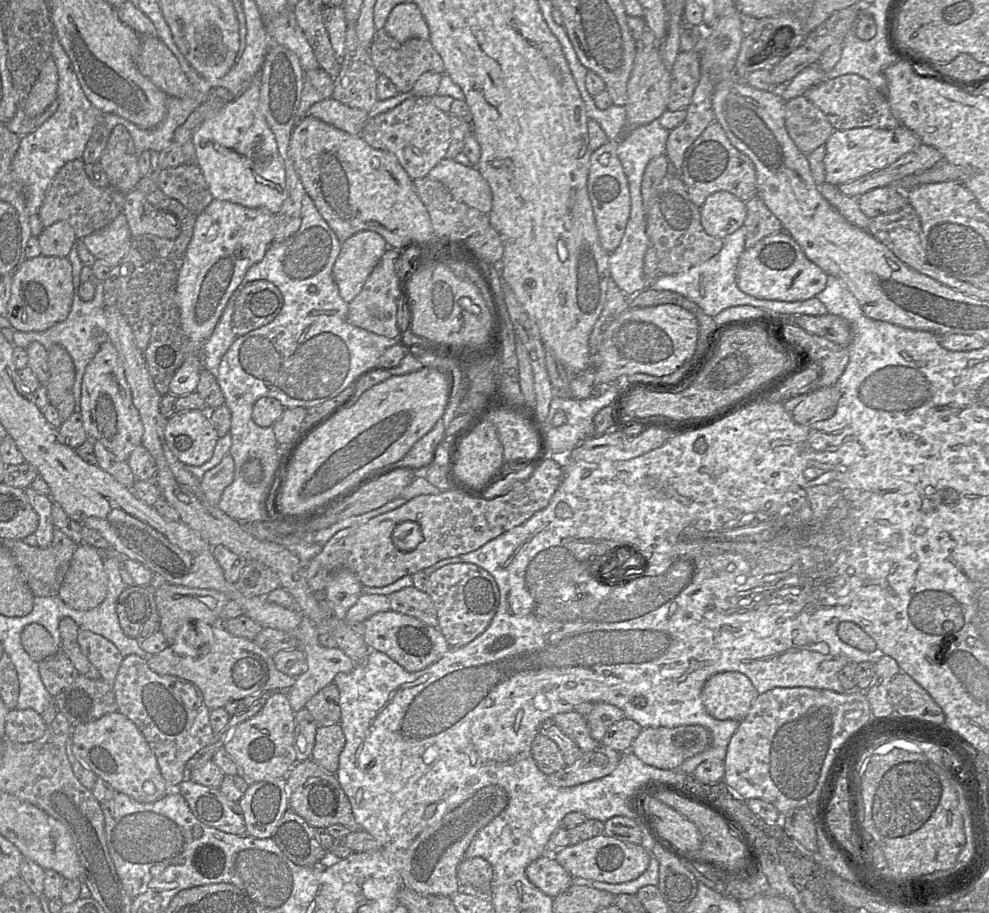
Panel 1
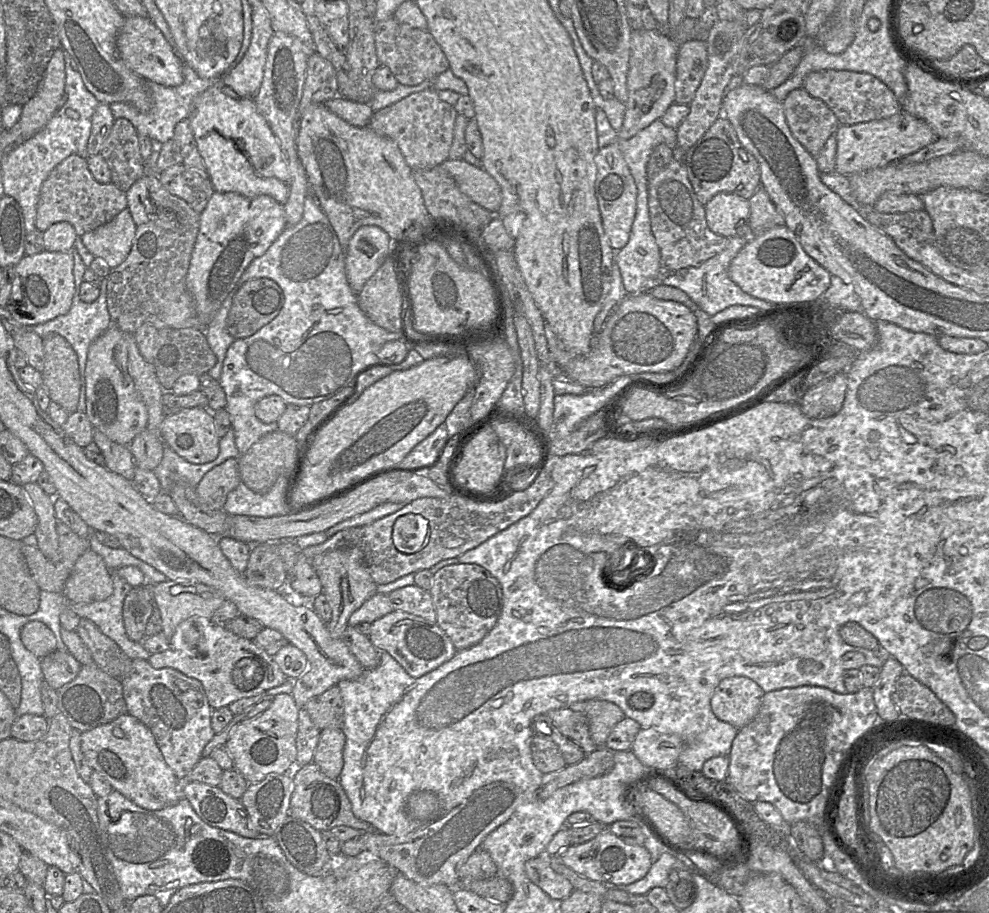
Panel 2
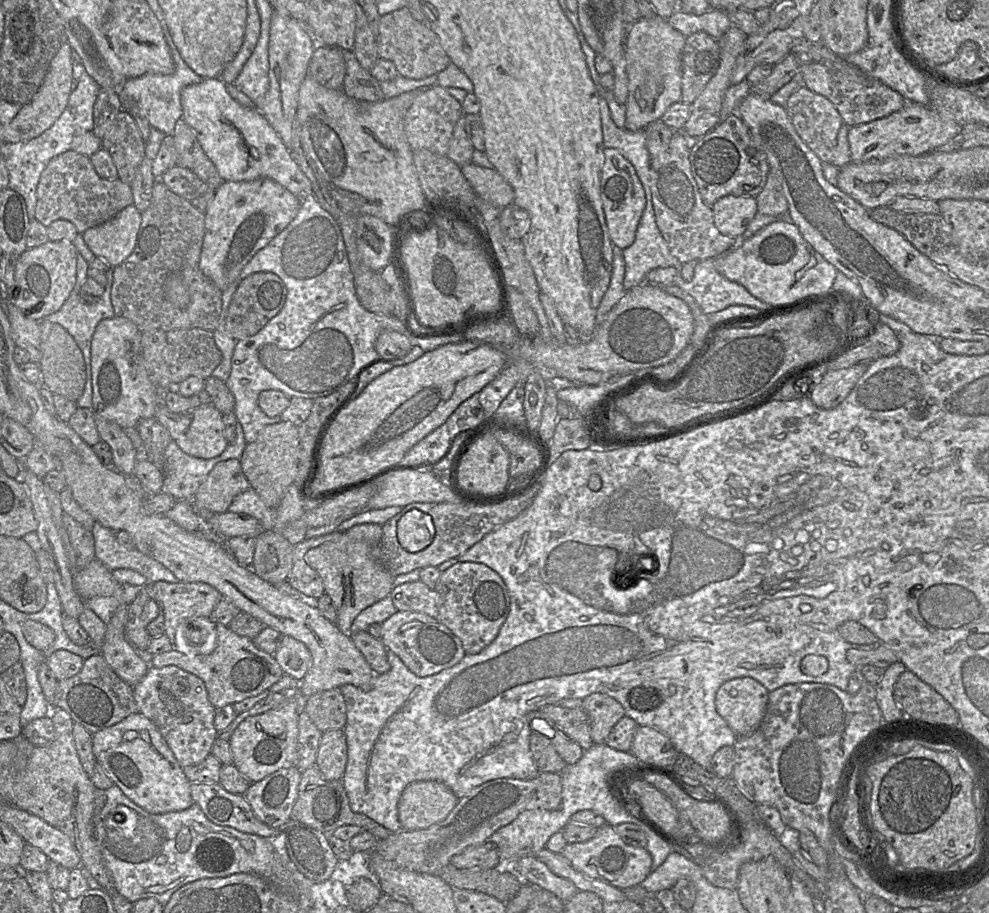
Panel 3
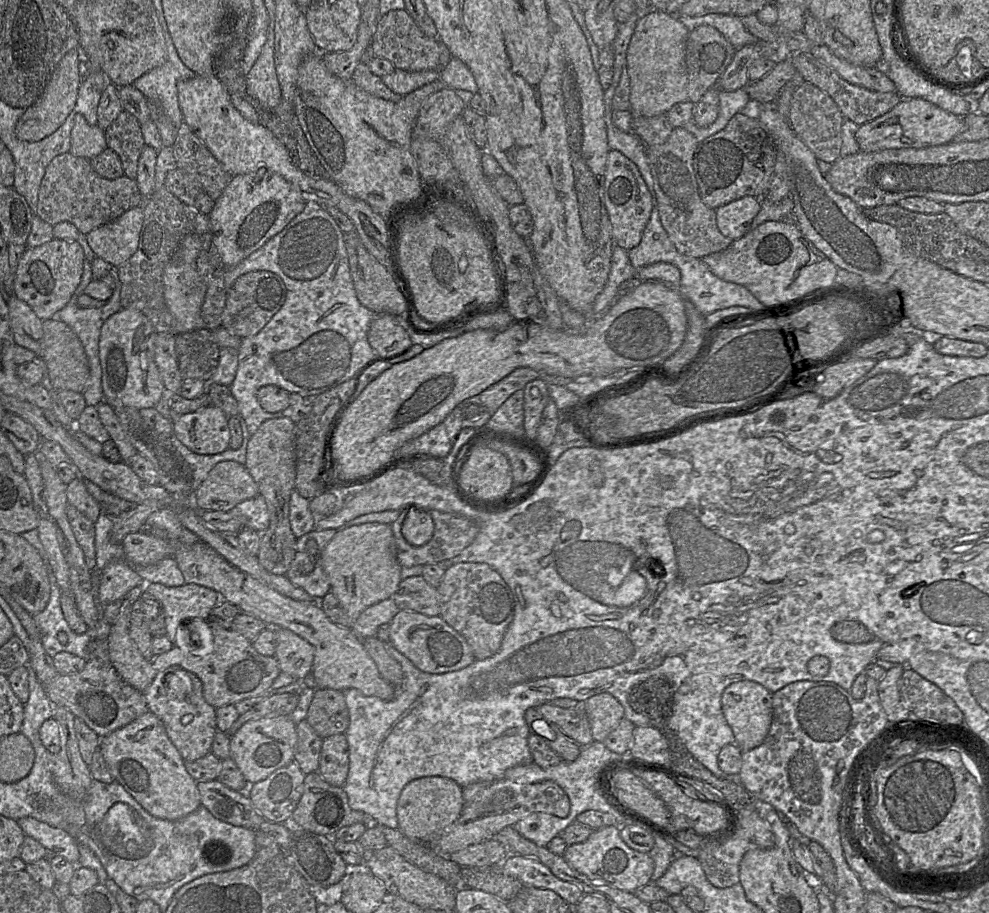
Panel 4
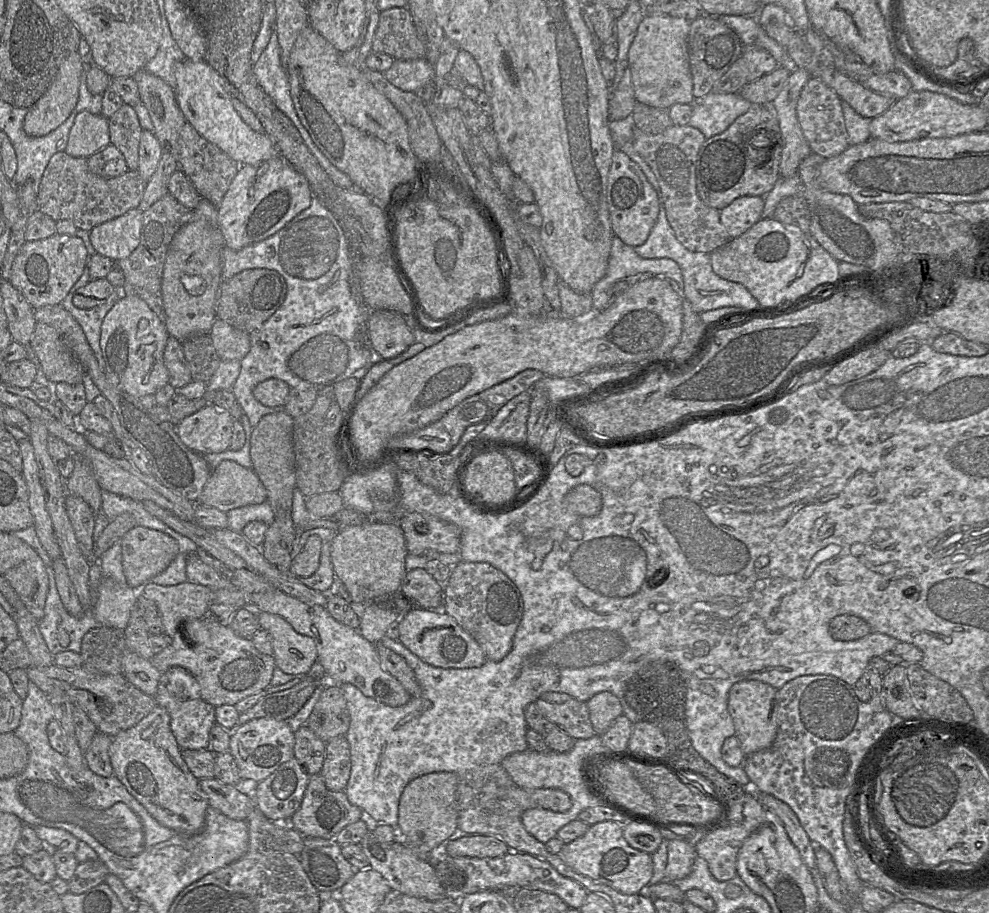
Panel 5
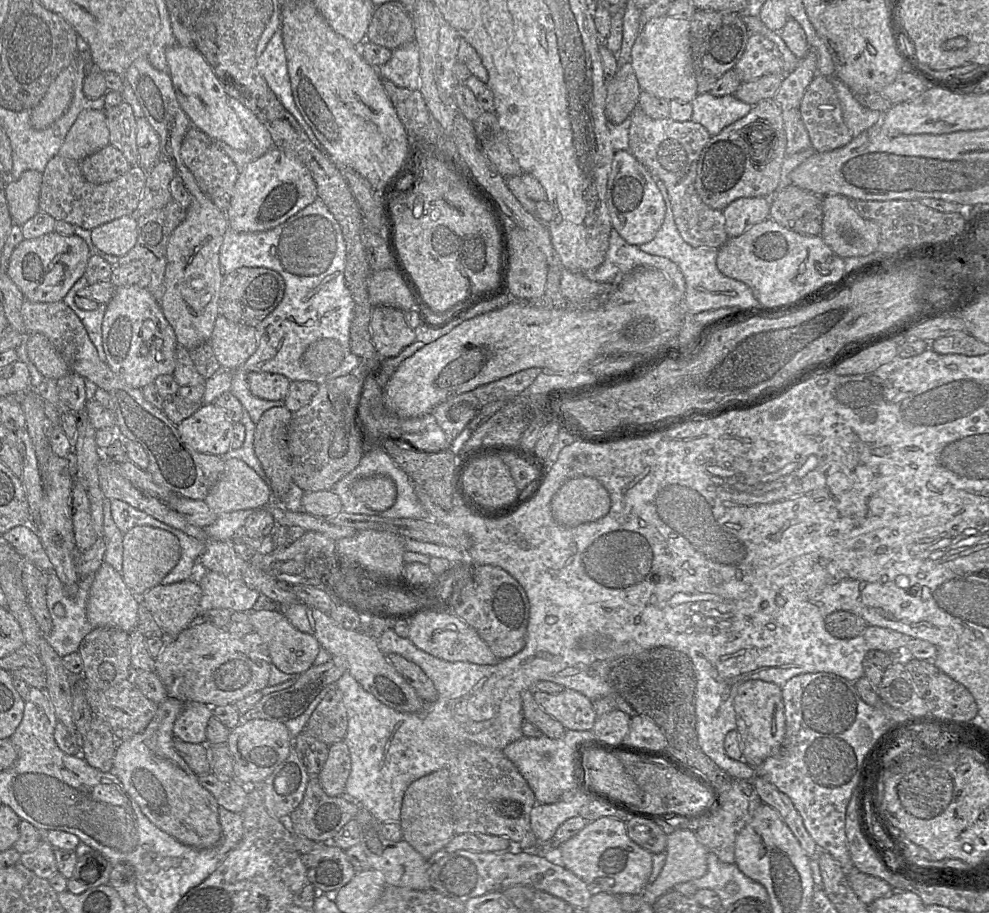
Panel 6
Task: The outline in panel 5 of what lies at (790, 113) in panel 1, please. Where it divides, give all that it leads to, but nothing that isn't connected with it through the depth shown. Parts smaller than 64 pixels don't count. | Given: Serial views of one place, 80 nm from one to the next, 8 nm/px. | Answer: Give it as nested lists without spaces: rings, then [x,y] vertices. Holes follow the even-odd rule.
[[[811,78],[806,83],[800,93],[796,113],[803,135],[813,153],[829,159],[843,153],[850,146],[842,110],[842,100],[833,89],[821,80]]]

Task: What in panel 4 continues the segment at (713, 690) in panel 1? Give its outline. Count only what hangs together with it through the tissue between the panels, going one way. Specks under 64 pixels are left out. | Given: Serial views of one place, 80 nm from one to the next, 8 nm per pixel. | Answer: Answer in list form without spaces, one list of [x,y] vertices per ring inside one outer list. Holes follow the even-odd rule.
[[[752,680],[736,681],[724,689],[721,697],[722,712],[741,751],[761,745],[766,738],[772,721],[772,694],[763,685]]]

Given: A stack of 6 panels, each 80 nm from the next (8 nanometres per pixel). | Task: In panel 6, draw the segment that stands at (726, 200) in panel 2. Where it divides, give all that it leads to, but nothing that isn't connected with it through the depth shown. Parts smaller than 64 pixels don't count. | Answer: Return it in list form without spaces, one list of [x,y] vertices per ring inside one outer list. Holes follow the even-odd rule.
[[[741,197],[723,211],[729,237],[738,237],[750,227],[770,216],[770,197]]]

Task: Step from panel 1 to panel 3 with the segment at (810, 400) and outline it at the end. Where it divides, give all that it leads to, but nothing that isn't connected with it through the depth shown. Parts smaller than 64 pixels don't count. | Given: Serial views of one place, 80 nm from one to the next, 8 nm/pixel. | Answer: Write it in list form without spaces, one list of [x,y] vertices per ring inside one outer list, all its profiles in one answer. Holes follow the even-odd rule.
[[[858,364],[849,368],[827,371],[808,397],[820,409],[836,408],[851,392],[867,370],[867,366]]]

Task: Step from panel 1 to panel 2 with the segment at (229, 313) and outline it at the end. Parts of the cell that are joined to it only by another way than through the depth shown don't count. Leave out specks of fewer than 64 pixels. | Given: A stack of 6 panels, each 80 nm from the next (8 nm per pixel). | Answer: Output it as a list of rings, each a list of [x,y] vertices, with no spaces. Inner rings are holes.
[[[241,285],[239,287],[235,286],[232,289],[205,329],[207,342],[217,358],[215,365],[208,371],[208,374],[218,381],[221,376],[223,361],[227,350],[236,340],[227,331],[226,320],[233,298],[240,288]]]

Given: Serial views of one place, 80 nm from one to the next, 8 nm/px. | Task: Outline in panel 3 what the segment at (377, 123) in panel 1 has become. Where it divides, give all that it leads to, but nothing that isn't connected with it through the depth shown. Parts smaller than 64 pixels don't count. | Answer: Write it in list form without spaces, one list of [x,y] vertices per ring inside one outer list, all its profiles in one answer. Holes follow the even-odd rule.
[[[434,85],[419,93],[404,117],[404,132],[411,149],[413,151],[427,149],[435,154],[446,156],[456,122],[463,114],[461,103],[450,95],[446,88]]]

